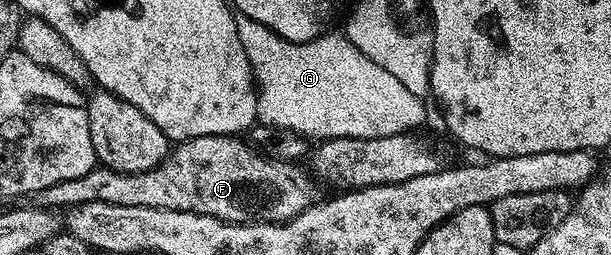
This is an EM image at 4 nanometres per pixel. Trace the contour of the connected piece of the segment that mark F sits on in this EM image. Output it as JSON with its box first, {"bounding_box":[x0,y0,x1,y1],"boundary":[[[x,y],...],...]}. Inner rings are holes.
{"bounding_box":[27,135,315,223],"boundary":[[[208,135],[187,139],[178,142],[160,165],[143,173],[123,173],[97,165],[83,177],[64,179],[62,183],[32,192],[28,196],[27,203],[30,207],[68,209],[77,207],[80,203],[99,201],[111,205],[135,205],[136,207],[190,211],[222,219],[224,223],[285,223],[303,214],[315,199],[313,187],[309,184],[308,173],[303,168],[296,167],[296,162],[286,161],[284,158],[265,159],[249,148],[243,140],[244,138],[235,135]]]}

